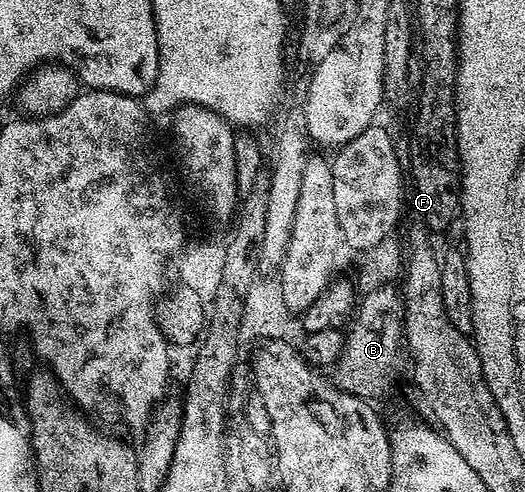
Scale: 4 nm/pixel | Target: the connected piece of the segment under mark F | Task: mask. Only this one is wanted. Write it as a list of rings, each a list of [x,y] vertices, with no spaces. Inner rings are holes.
[[[406,55],[408,61],[405,69],[405,81],[399,89],[389,89],[387,87],[387,73],[383,71],[380,95],[377,97],[376,108],[367,121],[365,127],[351,135],[351,143],[365,135],[371,129],[379,129],[385,133],[389,141],[389,149],[397,167],[397,205],[403,207],[403,215],[397,215],[395,207],[395,217],[391,225],[387,227],[381,242],[381,247],[415,247],[419,242],[426,249],[437,249],[439,255],[439,277],[444,274],[445,258],[448,258],[451,249],[443,247],[441,239],[433,231],[441,227],[441,223],[447,219],[451,205],[453,205],[453,184],[459,180],[459,164],[456,150],[456,126],[453,106],[455,103],[455,86],[457,72],[456,55]]]

